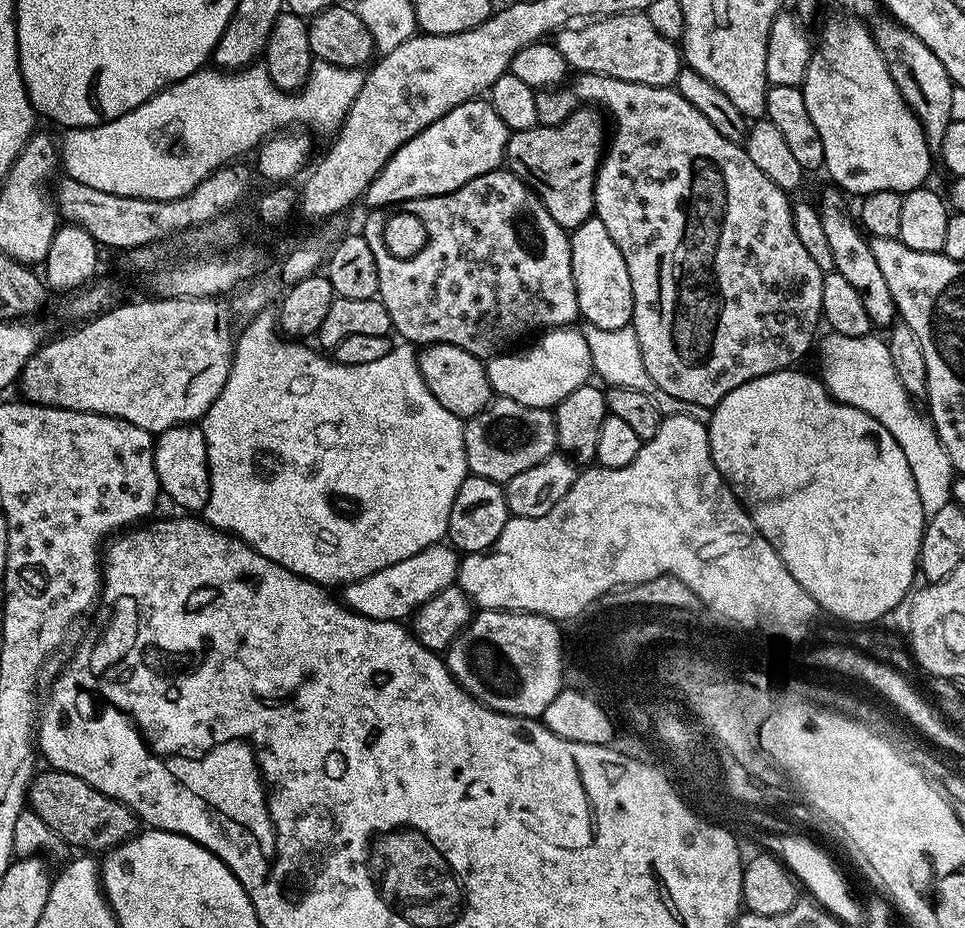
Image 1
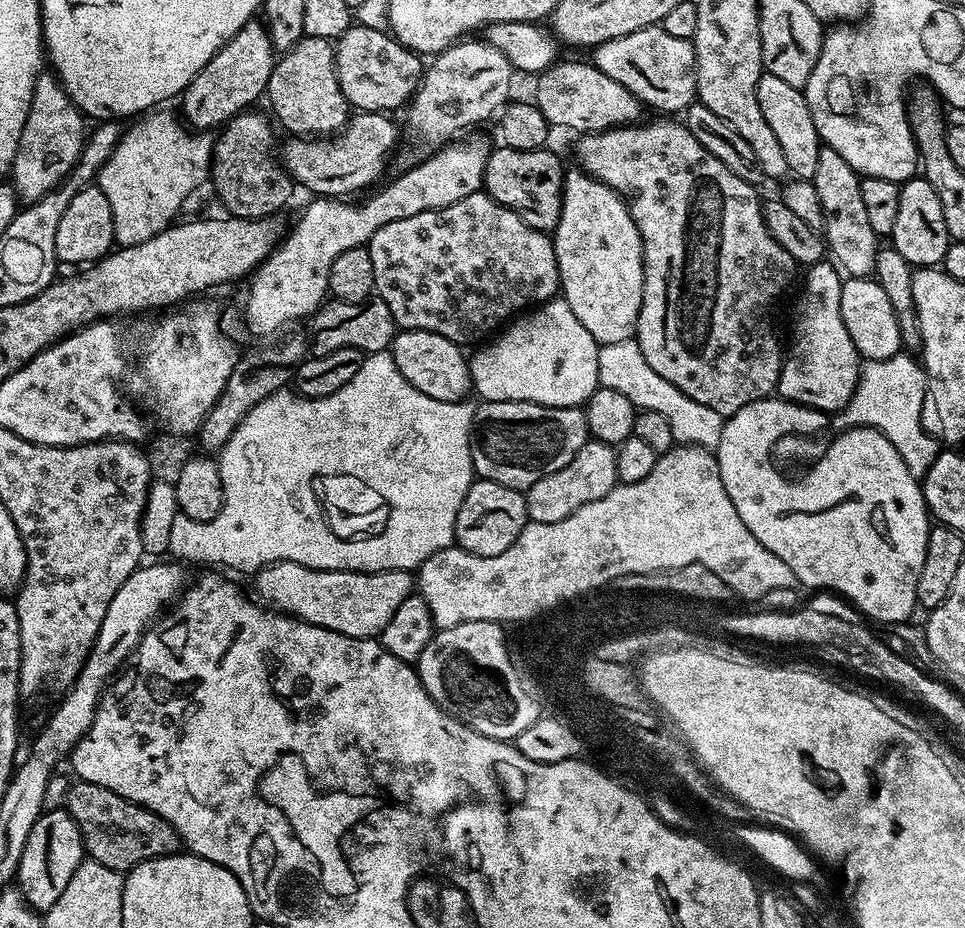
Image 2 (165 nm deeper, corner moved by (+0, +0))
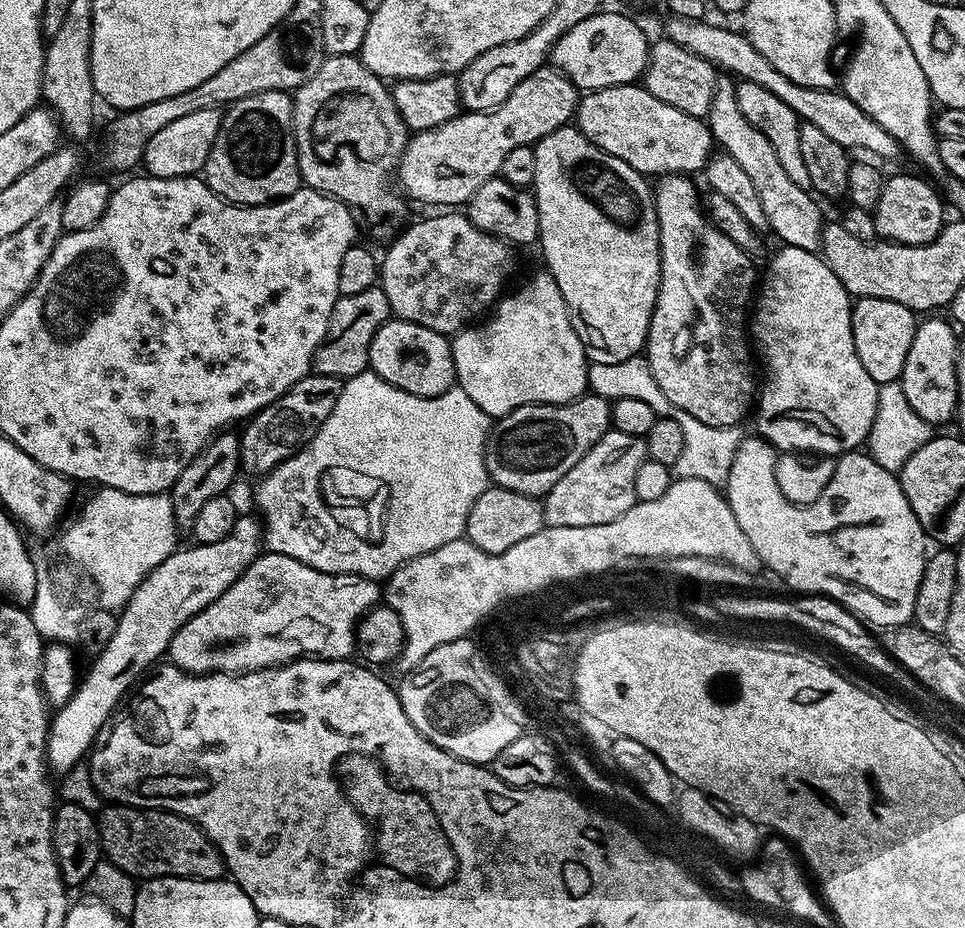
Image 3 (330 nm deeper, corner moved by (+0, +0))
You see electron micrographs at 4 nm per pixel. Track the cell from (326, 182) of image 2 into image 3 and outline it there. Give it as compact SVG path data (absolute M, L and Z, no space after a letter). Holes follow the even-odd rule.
M551 66L534 70L514 90L510 98L489 112L461 111L459 116L447 120L442 126L415 133L404 147L398 169L398 184L405 197L413 196L420 204L444 204L440 206L464 206L468 199L486 181L493 179L501 171L506 156L518 147L535 145L546 134L565 127L575 117L576 106L580 103L581 93L562 73Z

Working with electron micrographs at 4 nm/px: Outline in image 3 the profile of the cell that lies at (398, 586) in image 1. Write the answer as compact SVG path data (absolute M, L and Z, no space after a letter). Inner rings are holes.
M265 551L222 598L210 602L174 634L166 656L185 674L253 672L303 656L347 660L356 646L357 624L381 600L377 581L314 570L281 552Z

